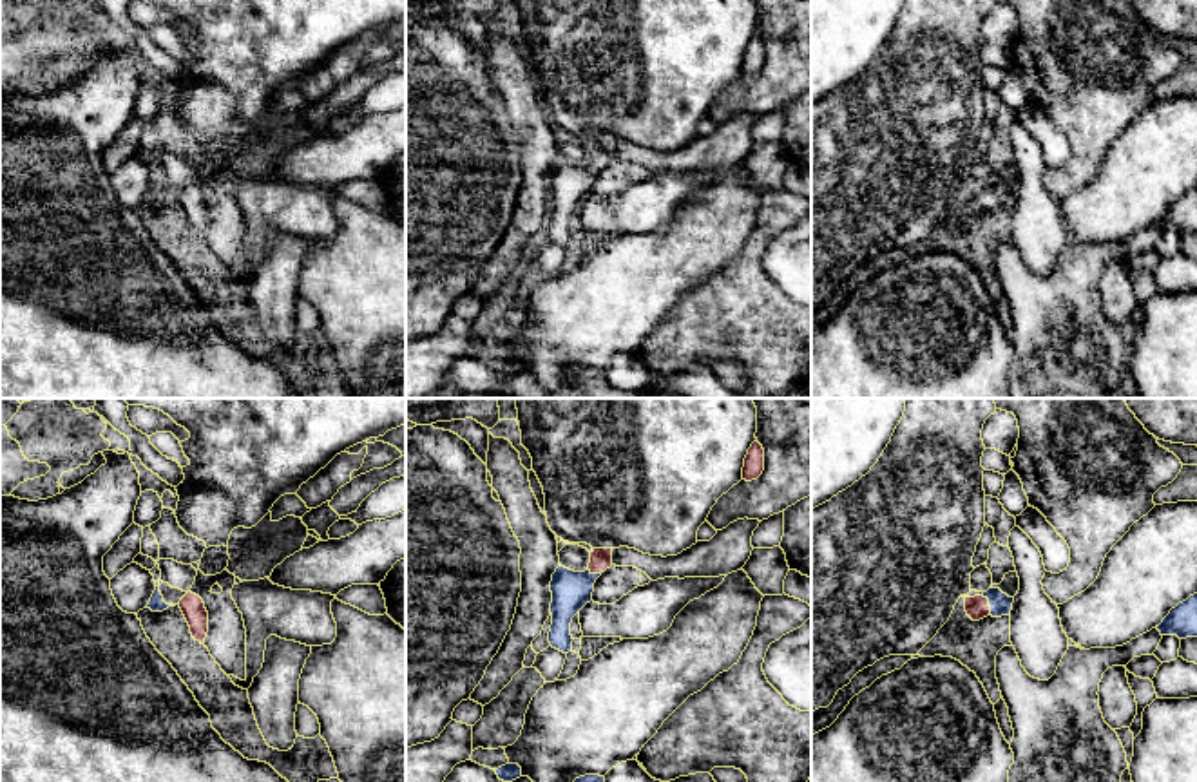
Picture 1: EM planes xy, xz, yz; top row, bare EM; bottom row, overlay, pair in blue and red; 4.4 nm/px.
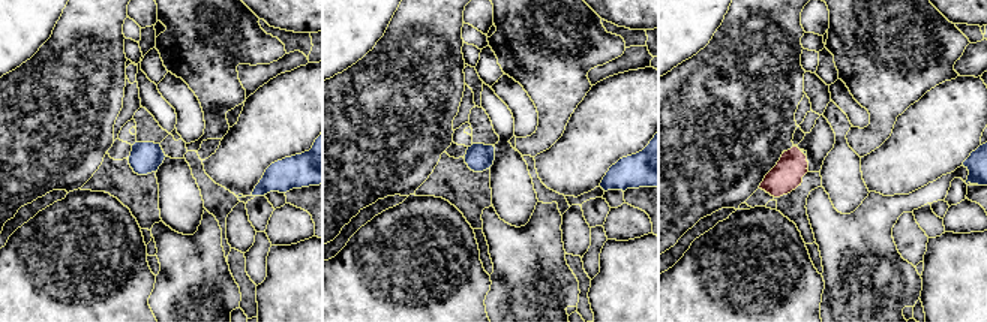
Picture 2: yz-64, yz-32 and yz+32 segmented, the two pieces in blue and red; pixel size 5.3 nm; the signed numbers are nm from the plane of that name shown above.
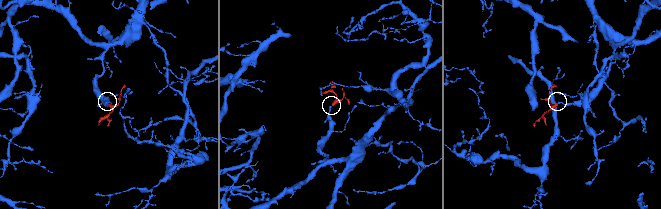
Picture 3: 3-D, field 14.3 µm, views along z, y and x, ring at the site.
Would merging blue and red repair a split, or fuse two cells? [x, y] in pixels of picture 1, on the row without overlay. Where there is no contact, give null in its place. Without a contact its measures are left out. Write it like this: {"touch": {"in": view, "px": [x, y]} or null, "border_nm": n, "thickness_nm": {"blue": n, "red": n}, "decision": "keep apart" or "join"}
{"touch": {"in": "yz", "px": [989, 200]}, "border_nm": 100, "thickness_nm": {"blue": 100, "red": 100}, "decision": "join"}

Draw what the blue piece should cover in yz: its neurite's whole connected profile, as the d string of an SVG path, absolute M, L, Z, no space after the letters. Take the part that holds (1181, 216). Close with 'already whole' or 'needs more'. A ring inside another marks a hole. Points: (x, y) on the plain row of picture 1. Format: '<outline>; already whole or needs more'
M1197 188L1179 197L1157 221L1161 230L1197 232Z; already whole

